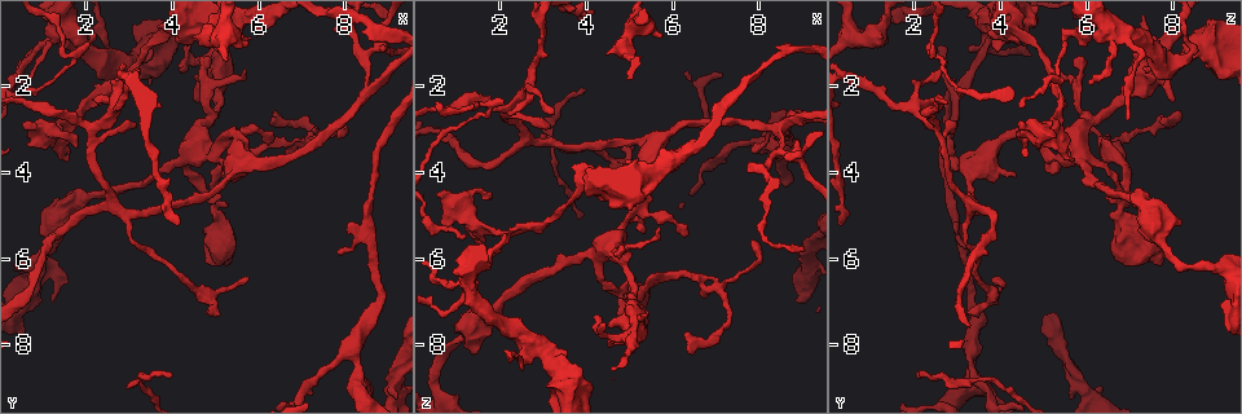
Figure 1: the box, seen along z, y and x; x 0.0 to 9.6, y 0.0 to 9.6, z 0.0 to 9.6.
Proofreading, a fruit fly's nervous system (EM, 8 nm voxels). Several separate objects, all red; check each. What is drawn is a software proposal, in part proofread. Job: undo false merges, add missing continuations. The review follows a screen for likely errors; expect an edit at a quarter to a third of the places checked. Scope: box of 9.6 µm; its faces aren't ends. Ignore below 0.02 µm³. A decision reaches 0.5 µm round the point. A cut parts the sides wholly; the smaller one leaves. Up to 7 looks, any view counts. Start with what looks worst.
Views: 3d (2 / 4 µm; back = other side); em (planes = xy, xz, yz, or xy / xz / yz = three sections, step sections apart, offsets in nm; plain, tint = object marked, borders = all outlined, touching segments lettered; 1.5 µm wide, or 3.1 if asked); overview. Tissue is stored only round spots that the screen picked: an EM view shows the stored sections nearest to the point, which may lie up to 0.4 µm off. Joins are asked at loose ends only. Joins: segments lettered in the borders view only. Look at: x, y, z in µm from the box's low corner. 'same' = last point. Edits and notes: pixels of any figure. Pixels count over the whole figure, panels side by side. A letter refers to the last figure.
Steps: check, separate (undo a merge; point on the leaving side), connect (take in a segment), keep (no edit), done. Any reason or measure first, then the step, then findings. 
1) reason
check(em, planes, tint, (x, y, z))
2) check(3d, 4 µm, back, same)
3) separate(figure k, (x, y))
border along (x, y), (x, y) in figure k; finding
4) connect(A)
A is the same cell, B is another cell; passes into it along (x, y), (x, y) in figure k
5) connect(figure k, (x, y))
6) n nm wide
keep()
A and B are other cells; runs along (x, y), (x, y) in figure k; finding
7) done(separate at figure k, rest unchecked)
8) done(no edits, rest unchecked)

check(em, yz, step 8, borders, (4.80, 4.50, 6.75))

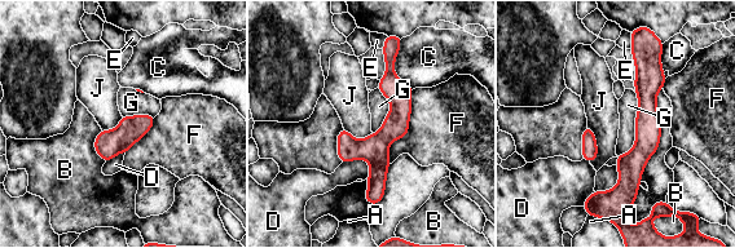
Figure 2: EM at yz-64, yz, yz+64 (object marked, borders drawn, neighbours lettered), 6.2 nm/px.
130 nm wide
keep()
A, B, C, D, E, F, G and J are other cells; runs along (388, 51), (397, 120), (372, 199) in figure 2; all the same neuron

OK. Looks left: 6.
tapers out
check(em, planes, borders, (1.55, 3.75, 5.65))

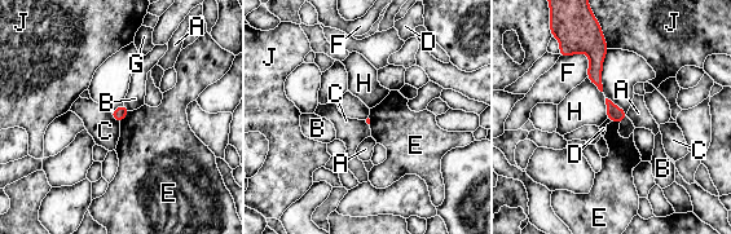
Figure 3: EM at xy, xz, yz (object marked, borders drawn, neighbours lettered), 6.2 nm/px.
F touches over 220 nm
keep()
A, B, C, D, E, F, G, H and J are other cells; border along (130, 111), (120, 123) in figure 3; none of them fits

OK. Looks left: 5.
tapers out
check(em, xz, step 8, tint, (4.85, 1.35, 5.75))

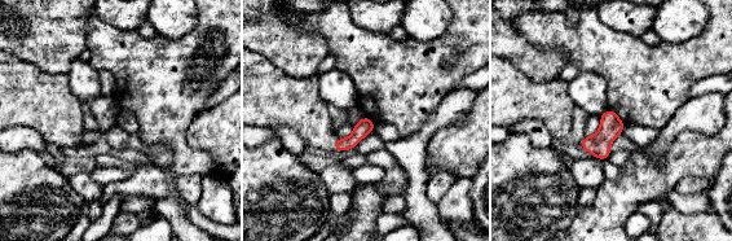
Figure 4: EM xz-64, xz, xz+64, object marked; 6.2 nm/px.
cut it another way
check(em, planes, borders, same)

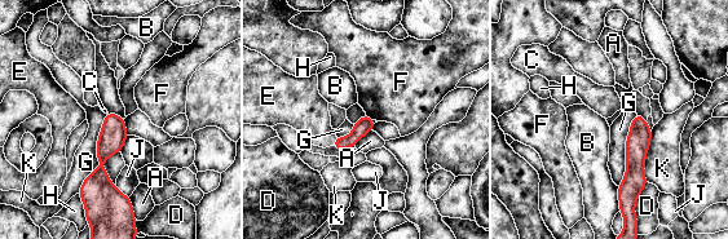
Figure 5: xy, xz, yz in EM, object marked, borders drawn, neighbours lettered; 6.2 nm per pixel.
connect(figure 5, (308, 113))
E is the same cell, A, B, C, D, F, G, H, J and K are other cells; the neuron continues

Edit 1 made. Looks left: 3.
done(connect at figure 5, rest unchecked)

